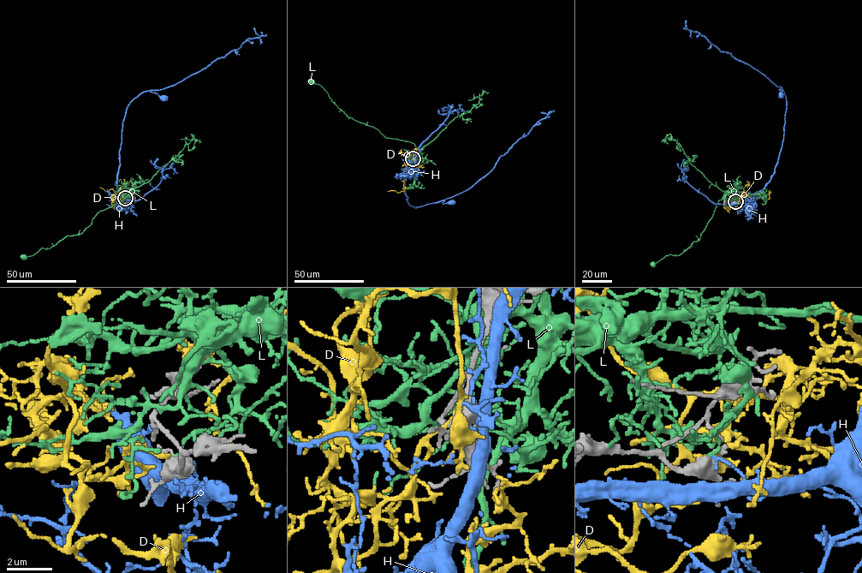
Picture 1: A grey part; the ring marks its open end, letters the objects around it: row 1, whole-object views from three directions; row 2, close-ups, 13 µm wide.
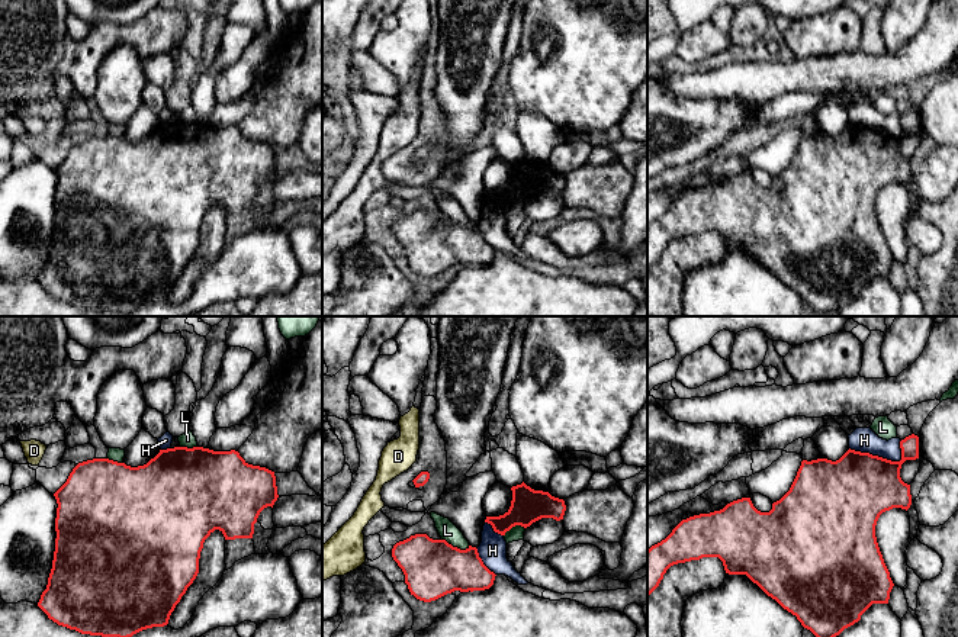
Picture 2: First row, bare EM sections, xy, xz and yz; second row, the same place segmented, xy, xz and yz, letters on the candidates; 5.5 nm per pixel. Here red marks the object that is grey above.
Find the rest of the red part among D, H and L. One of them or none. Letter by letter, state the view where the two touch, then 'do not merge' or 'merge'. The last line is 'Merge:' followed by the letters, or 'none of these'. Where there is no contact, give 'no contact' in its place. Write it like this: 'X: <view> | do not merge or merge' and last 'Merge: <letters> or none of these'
D: no contact | merge
H: yz | do not merge
L: xz | do not merge
Merge: D

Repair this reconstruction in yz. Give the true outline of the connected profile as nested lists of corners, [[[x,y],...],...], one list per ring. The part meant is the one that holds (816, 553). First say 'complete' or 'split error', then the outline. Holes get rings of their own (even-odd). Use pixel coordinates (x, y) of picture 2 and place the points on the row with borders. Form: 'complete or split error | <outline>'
complete | [[[906,437],[900,441],[900,448],[900,461],[851,448],[836,461],[803,460],[790,490],[772,504],[769,512],[758,511],[750,498],[742,498],[720,511],[682,519],[665,540],[647,550],[647,596],[659,586],[671,566],[718,557],[726,573],[746,575],[816,637],[839,636],[858,622],[872,604],[888,604],[894,586],[877,543],[875,525],[883,512],[893,508],[907,511],[912,505],[910,485],[901,480],[900,469],[906,460],[919,459],[919,437]]]

